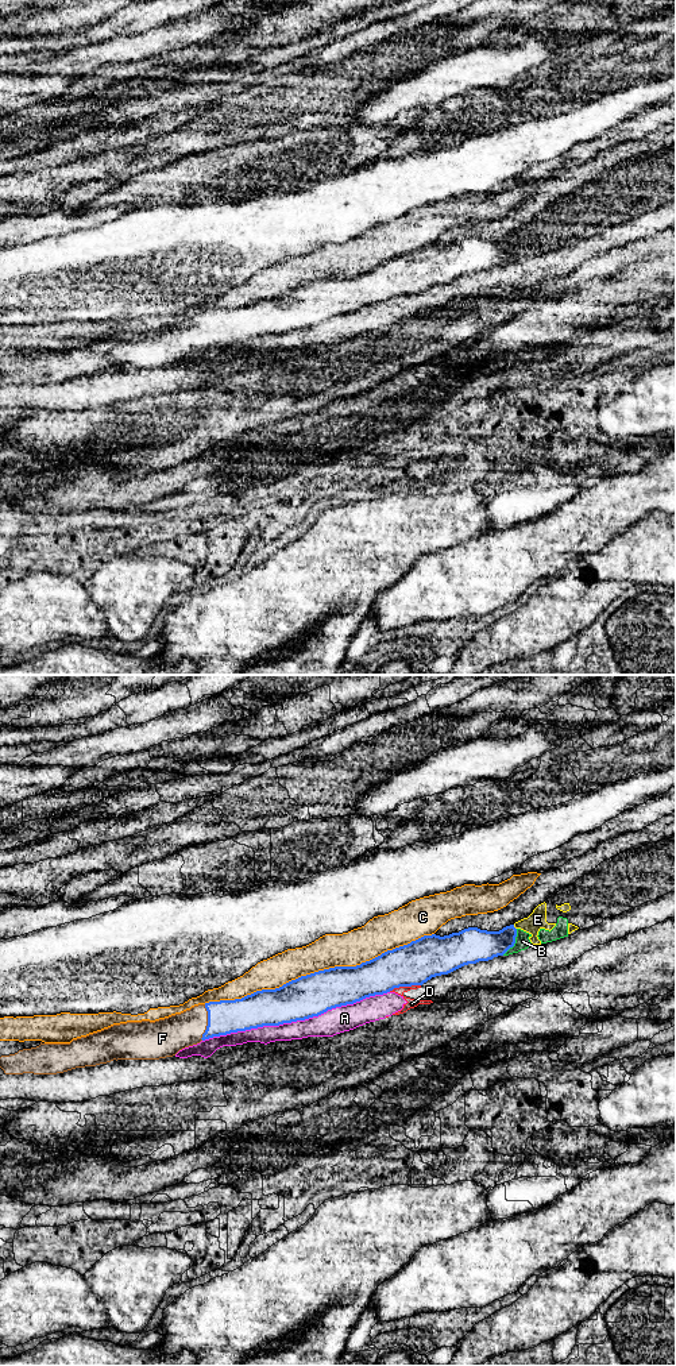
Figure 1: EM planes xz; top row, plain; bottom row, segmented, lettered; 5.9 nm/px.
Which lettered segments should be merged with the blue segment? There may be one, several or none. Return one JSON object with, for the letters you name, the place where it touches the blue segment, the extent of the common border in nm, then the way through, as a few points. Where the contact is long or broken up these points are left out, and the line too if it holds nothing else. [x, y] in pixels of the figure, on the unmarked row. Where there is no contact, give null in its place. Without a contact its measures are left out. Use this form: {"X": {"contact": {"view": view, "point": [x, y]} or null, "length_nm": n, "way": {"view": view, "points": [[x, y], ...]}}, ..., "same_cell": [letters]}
{"F": {"contact": {"view": "xz", "point": [208, 331]}, "length_nm": 220, "way": {"view": "xz", "points": [[224, 325], [208, 331], [200, 331], [169, 344]]}}, "same_cell": ["F"]}

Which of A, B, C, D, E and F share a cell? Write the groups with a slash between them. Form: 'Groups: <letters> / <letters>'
Groups: A D / B E / C / F

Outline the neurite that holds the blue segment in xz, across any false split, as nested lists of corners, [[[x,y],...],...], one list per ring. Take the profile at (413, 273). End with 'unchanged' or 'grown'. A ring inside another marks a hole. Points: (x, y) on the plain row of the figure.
[[[514,234],[499,240],[468,236],[449,244],[424,244],[407,254],[387,259],[356,275],[335,275],[291,289],[275,298],[262,298],[242,308],[198,313],[181,323],[155,331],[127,331],[73,348],[70,352],[42,352],[15,363],[1,364],[5,383],[57,383],[76,377],[96,375],[113,368],[159,368],[201,350],[263,335],[279,335],[318,325],[328,319],[383,304],[394,297],[422,294],[436,285],[448,283],[464,274],[503,265],[514,255]]]; grown

